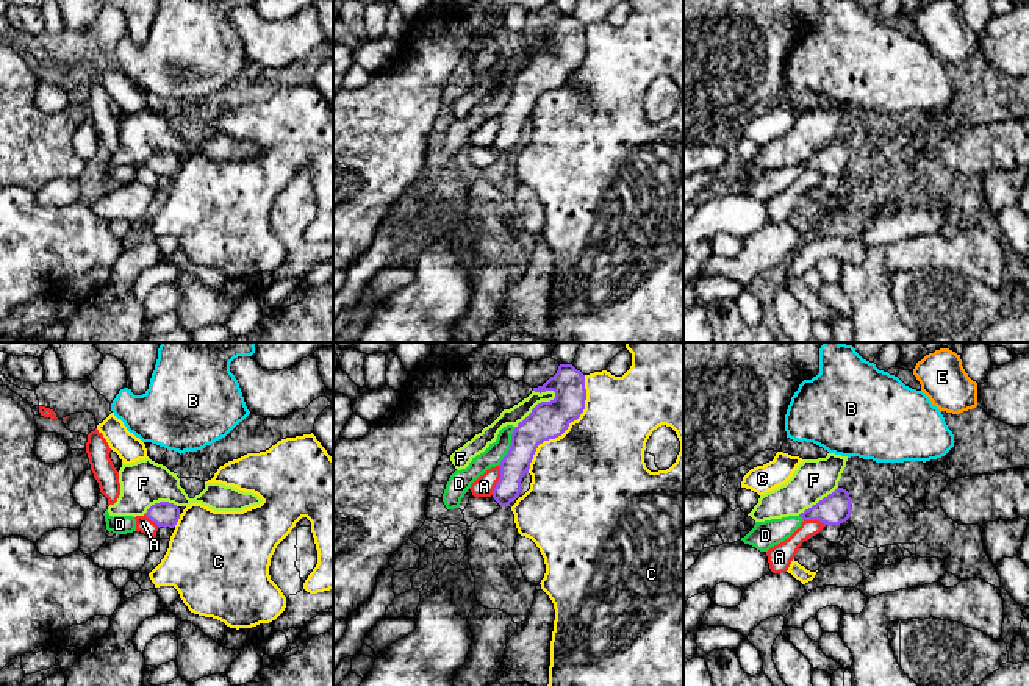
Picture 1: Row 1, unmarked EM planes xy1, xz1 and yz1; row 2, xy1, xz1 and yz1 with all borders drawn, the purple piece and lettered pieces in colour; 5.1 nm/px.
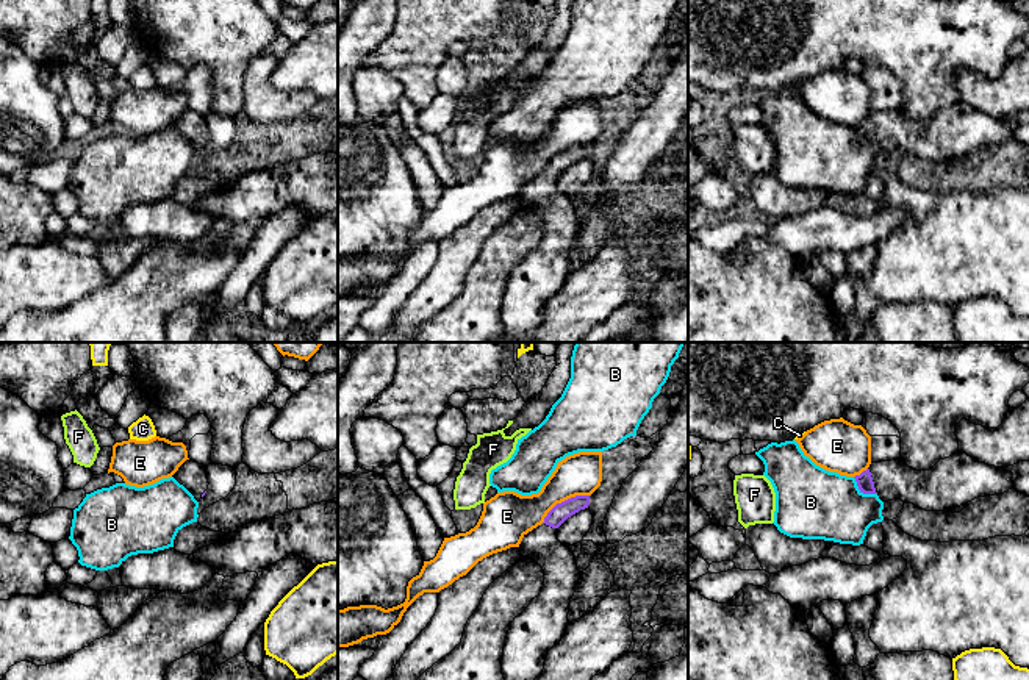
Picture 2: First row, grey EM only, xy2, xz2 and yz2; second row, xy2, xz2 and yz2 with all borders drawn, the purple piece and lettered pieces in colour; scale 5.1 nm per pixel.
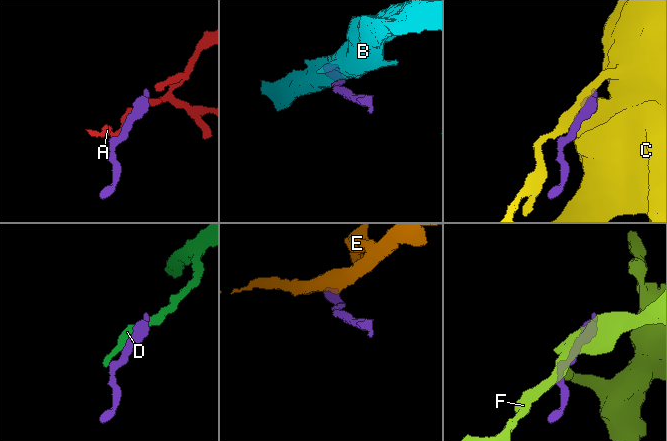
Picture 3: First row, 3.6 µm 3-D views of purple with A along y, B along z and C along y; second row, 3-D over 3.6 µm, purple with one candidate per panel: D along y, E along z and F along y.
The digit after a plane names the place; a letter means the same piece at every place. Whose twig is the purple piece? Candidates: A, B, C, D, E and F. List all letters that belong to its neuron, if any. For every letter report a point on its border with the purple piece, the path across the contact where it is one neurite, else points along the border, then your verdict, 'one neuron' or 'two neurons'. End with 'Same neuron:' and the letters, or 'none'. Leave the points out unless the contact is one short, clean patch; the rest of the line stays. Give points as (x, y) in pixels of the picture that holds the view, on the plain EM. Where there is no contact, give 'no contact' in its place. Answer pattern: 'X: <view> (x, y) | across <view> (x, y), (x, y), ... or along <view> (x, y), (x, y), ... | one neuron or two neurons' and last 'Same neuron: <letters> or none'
A: xz1 (499, 130) | along xz1 (499, 114), (499, 130), (491, 144) | two neurons
B: yz2 (862, 141) | two neurons
C: xz1 (566, 78) | two neurons
D: xz1 (510, 96) | two neurons
E: xz2 (565, 150) | along xz2 (588, 144), (576, 144), (559, 152), (541, 172) | two neurons
F: xz1 (537, 55) | two neurons
Same neuron: none

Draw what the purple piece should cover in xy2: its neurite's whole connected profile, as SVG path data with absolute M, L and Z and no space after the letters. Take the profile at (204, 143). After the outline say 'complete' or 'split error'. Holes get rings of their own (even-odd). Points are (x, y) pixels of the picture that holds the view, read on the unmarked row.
M186 109L172 127L183 134L197 152L205 145L210 134L206 117L191 109Z; split error

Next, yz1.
M837 138L832 144L799 166L802 170L819 170L824 175L840 175L849 169L851 158L849 142L843 138Z; complete

